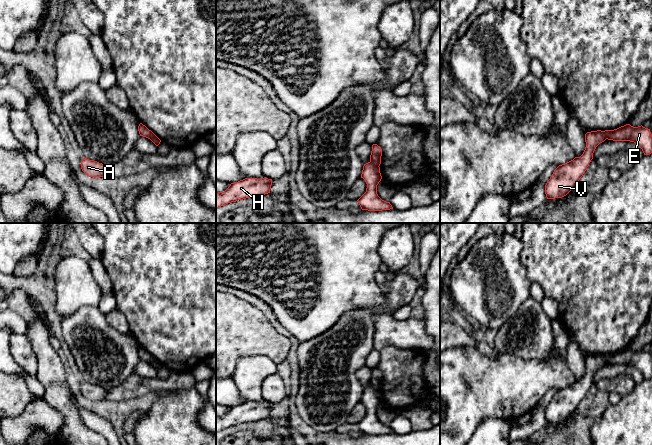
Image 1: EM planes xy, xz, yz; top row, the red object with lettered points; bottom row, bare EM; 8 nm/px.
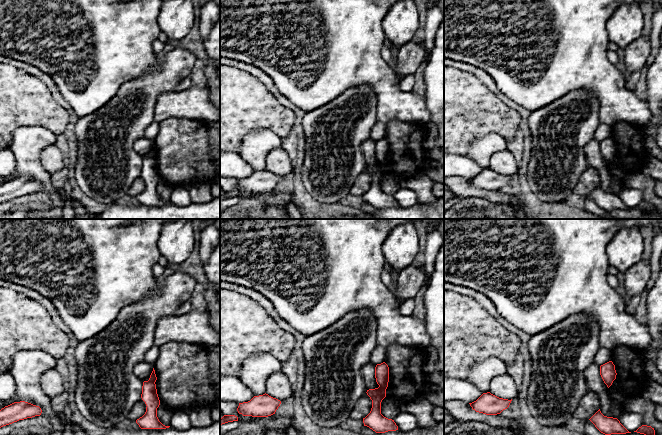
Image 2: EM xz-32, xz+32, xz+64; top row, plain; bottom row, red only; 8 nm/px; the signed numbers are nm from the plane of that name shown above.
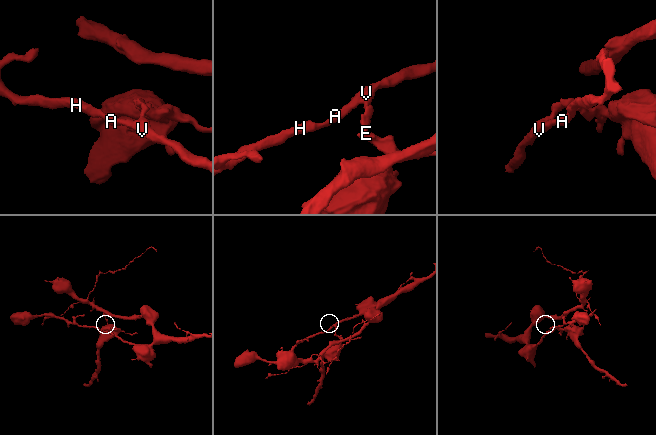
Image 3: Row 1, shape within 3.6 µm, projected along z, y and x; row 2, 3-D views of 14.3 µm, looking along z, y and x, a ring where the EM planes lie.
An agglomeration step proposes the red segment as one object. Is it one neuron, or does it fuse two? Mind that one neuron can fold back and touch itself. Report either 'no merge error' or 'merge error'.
merge error

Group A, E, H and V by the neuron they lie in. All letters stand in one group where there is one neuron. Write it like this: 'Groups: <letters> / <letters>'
Groups: A H V / E

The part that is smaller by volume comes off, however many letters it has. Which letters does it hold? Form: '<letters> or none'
E

